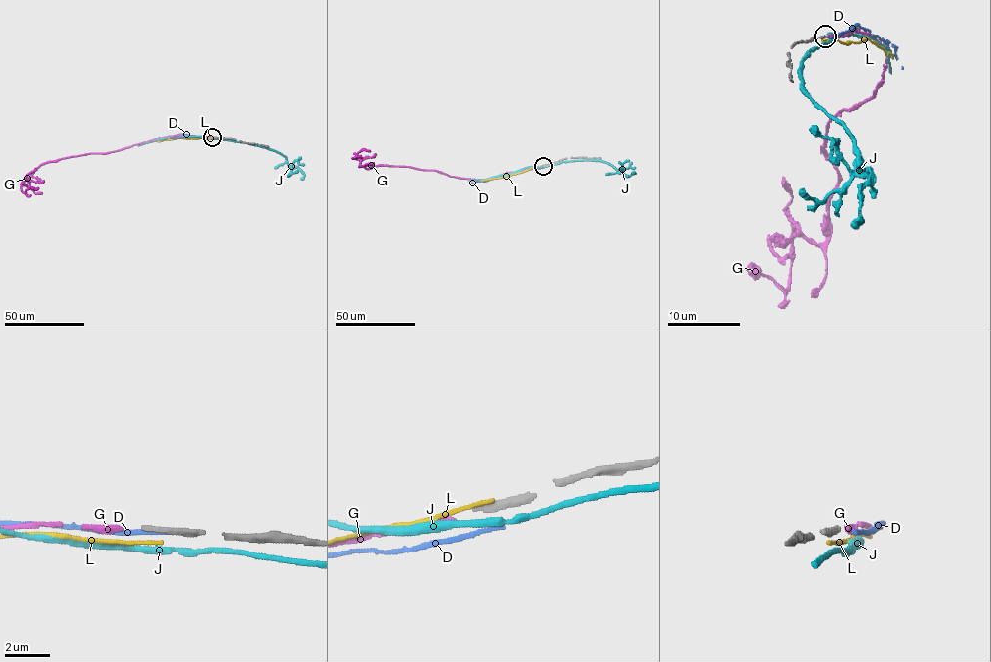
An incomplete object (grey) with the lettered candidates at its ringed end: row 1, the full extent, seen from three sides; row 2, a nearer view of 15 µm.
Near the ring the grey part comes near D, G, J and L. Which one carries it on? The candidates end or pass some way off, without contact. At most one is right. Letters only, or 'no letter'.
G

